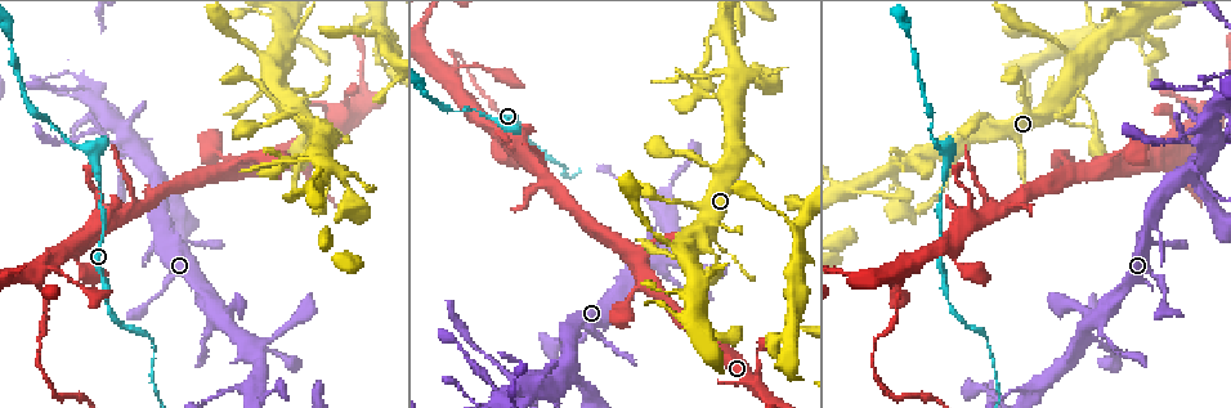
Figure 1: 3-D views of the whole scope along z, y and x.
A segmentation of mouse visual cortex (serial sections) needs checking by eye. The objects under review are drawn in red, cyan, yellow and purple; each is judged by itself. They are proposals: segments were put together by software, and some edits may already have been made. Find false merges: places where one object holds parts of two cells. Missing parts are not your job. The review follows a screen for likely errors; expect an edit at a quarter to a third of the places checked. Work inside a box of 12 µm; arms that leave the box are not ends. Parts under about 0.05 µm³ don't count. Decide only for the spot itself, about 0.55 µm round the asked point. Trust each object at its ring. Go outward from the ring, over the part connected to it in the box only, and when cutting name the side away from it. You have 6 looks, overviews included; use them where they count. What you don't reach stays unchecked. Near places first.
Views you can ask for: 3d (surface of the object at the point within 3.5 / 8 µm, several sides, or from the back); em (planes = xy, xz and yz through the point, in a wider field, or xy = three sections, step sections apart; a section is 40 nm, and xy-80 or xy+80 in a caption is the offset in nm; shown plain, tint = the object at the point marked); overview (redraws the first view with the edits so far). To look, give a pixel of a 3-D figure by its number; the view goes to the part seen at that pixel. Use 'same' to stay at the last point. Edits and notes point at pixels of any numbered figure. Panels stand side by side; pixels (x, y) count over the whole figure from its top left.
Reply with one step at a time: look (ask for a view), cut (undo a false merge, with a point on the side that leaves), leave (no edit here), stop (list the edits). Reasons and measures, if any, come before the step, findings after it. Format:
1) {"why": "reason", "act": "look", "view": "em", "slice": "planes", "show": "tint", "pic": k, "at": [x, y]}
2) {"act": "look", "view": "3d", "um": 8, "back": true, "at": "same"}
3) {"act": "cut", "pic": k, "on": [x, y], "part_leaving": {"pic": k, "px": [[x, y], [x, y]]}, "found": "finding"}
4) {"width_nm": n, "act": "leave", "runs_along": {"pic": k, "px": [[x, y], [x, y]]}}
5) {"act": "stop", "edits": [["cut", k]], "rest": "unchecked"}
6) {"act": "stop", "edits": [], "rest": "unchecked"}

{"why": "abrupt turn", "act": "look", "view": "3d", "um": 3.5, "pic": 1, "at": [1208, 87]}

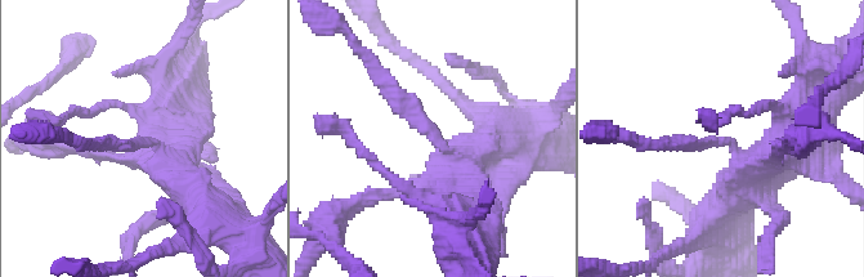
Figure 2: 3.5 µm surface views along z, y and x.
{"why": "shape alone is not enough", "act": "look", "view": "em", "slice": "xy", "step": 2, "show": "tint", "pic": 2, "at": [150, 145]}

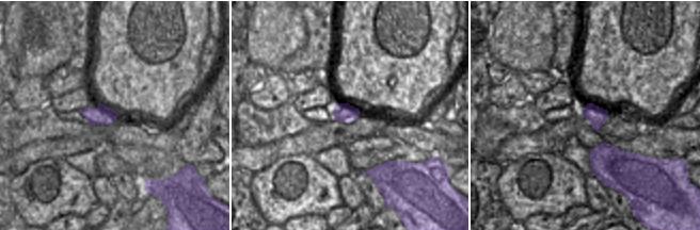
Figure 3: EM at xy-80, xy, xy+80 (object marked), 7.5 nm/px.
{"arm_widths_nm": [200, 450, 450, 450], "act": "leave", "runs_along": {"pic": 2, "px": [[488, 143], [456, 162], [374, 71]]}, "found": "one cell here"}

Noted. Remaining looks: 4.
{"why": "calibre changes", "act": "look", "view": "3d", "um": 3.5, "pic": 1, "at": [490, 117]}

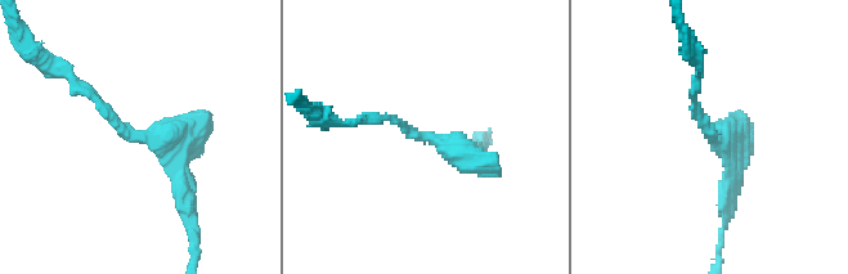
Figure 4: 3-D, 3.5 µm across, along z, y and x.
{"why": "shape alone is not enough", "act": "look", "view": "em", "slice": "xy", "step": 5, "show": "tint", "pic": 4, "at": [433, 138]}

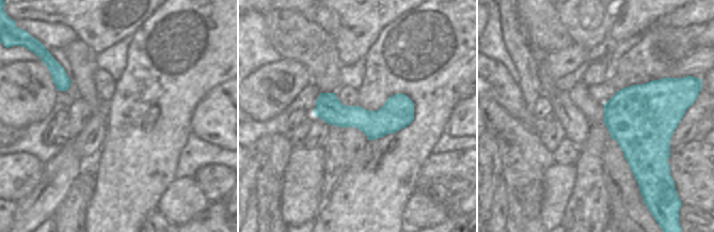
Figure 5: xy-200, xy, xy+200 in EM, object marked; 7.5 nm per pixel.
{"act": "leave", "found": "one cell here"}

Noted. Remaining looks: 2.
{"why": "branch point", "act": "look", "view": "3d", "um": 3.5, "pic": 1, "at": [132, 208]}

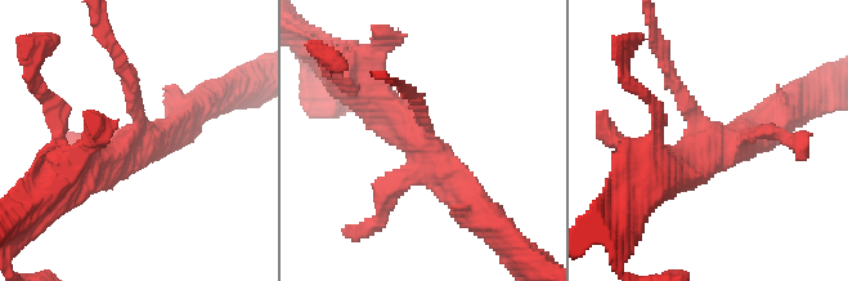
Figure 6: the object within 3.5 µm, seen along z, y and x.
{"why": "need the tissue", "act": "look", "view": "em", "slice": "xy", "step": 3, "show": "tint", "pic": 6, "at": [144, 147]}

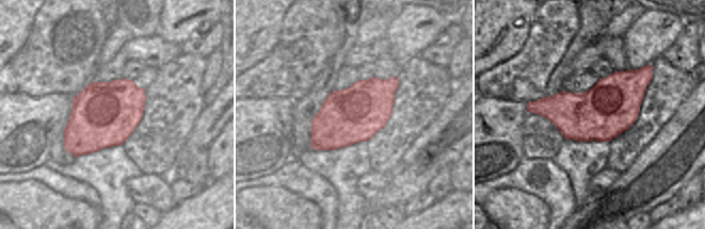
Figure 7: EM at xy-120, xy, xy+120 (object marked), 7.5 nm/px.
{"act": "leave", "runs_along": {"pic": 6, "px": [[478, 213], [430, 154], [371, 101]]}, "found": "continuous, no second cell"}

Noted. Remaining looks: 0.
{"act": "stop", "edits": [], "rest": "unchecked"}

